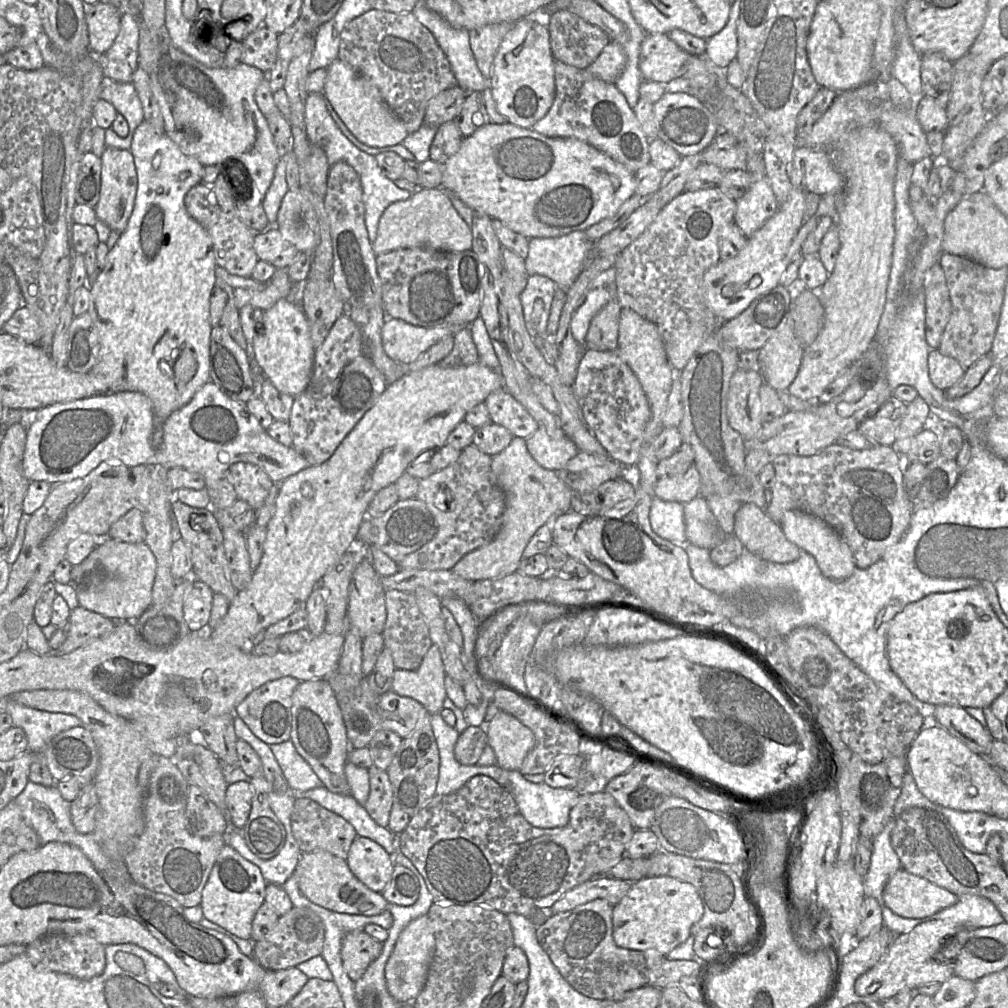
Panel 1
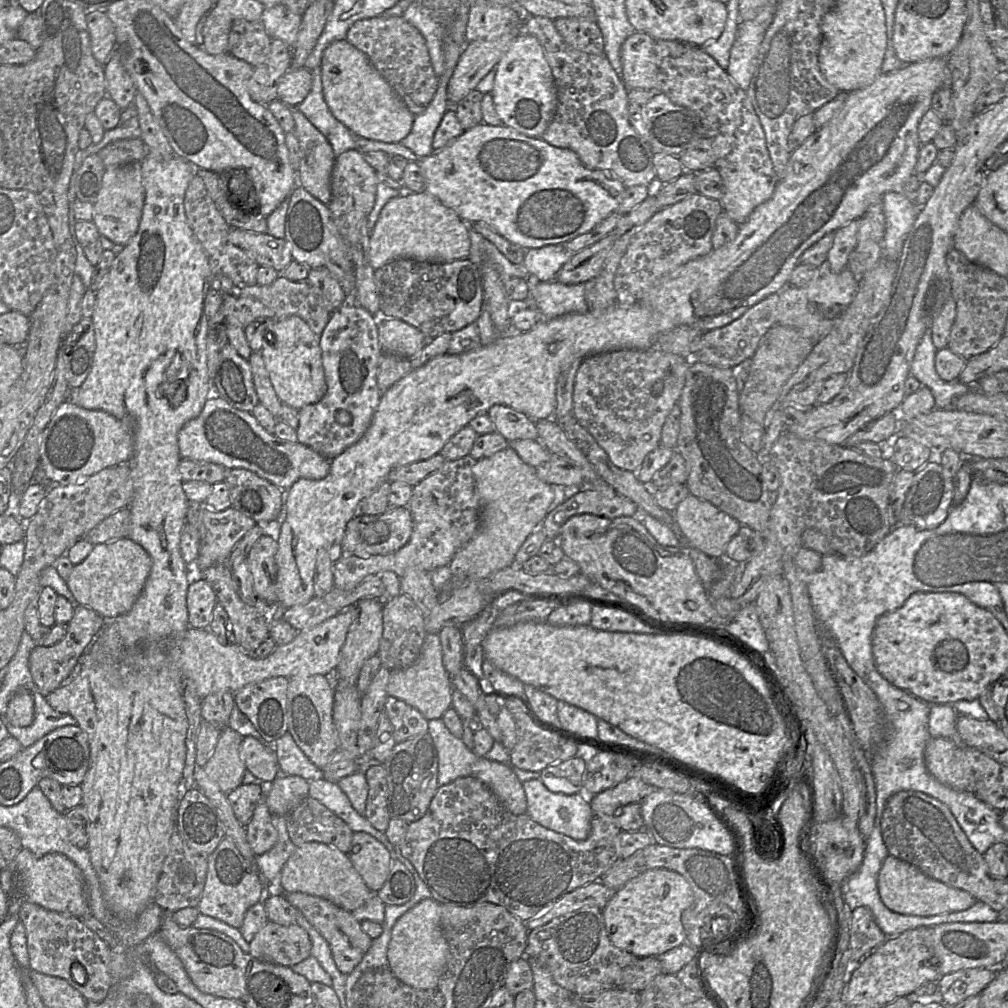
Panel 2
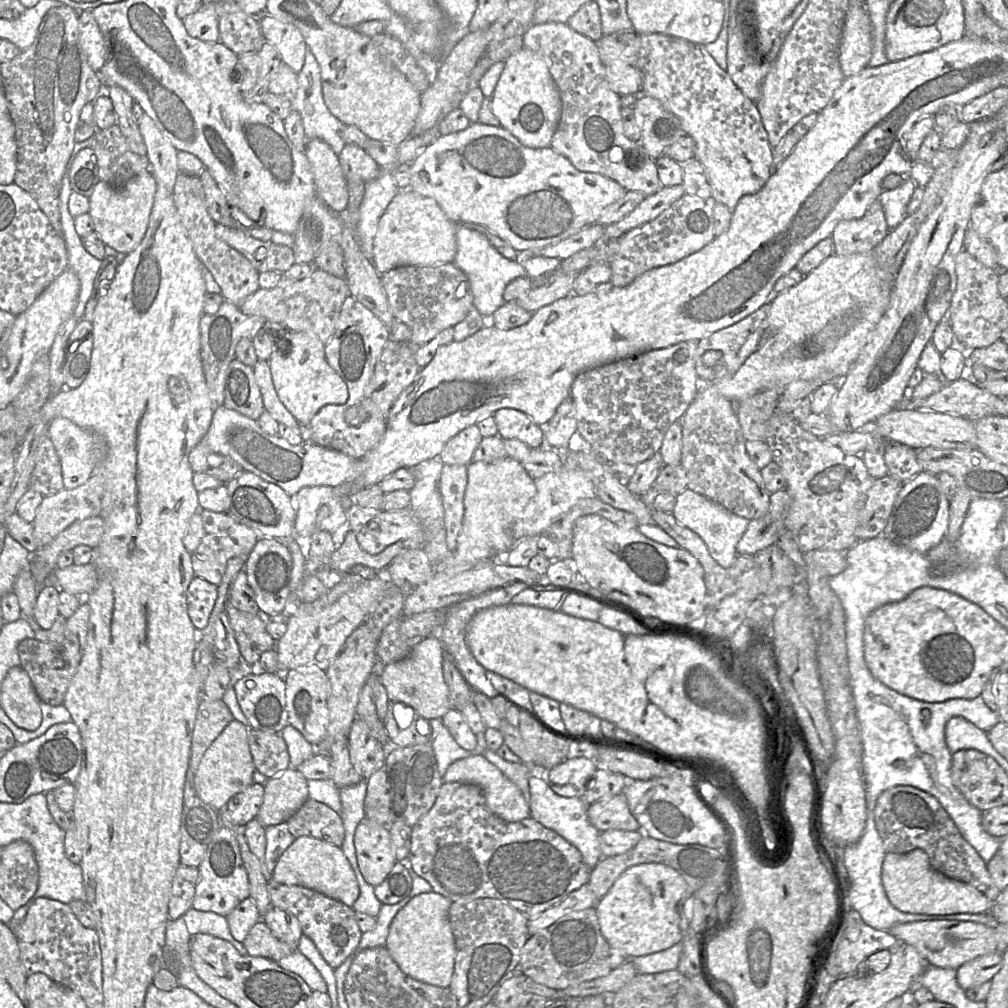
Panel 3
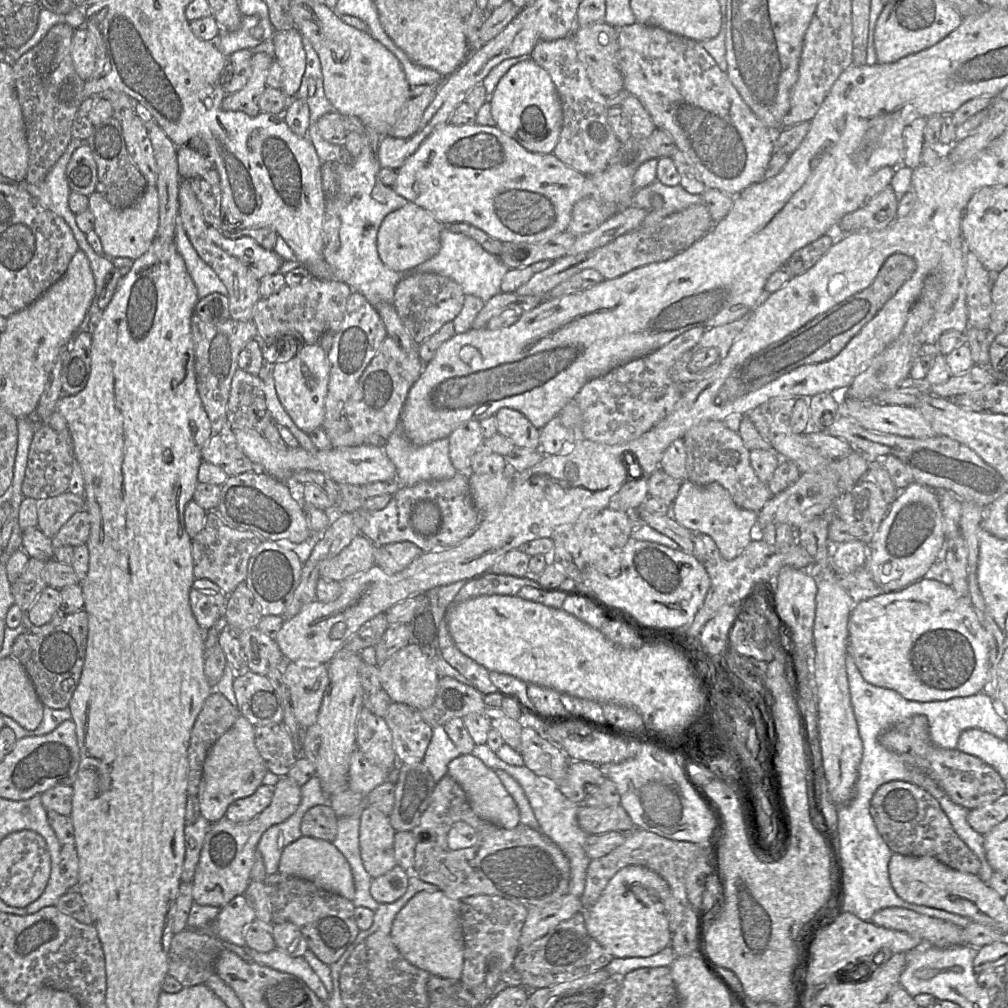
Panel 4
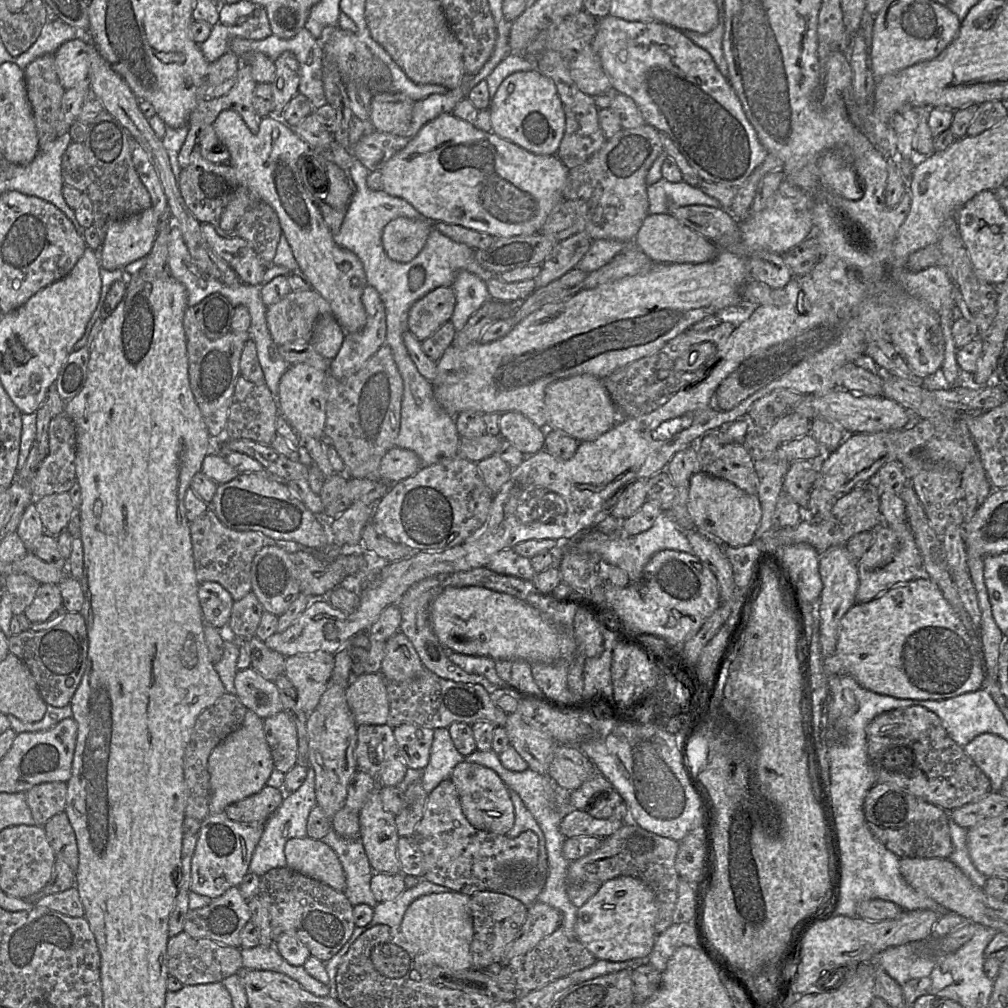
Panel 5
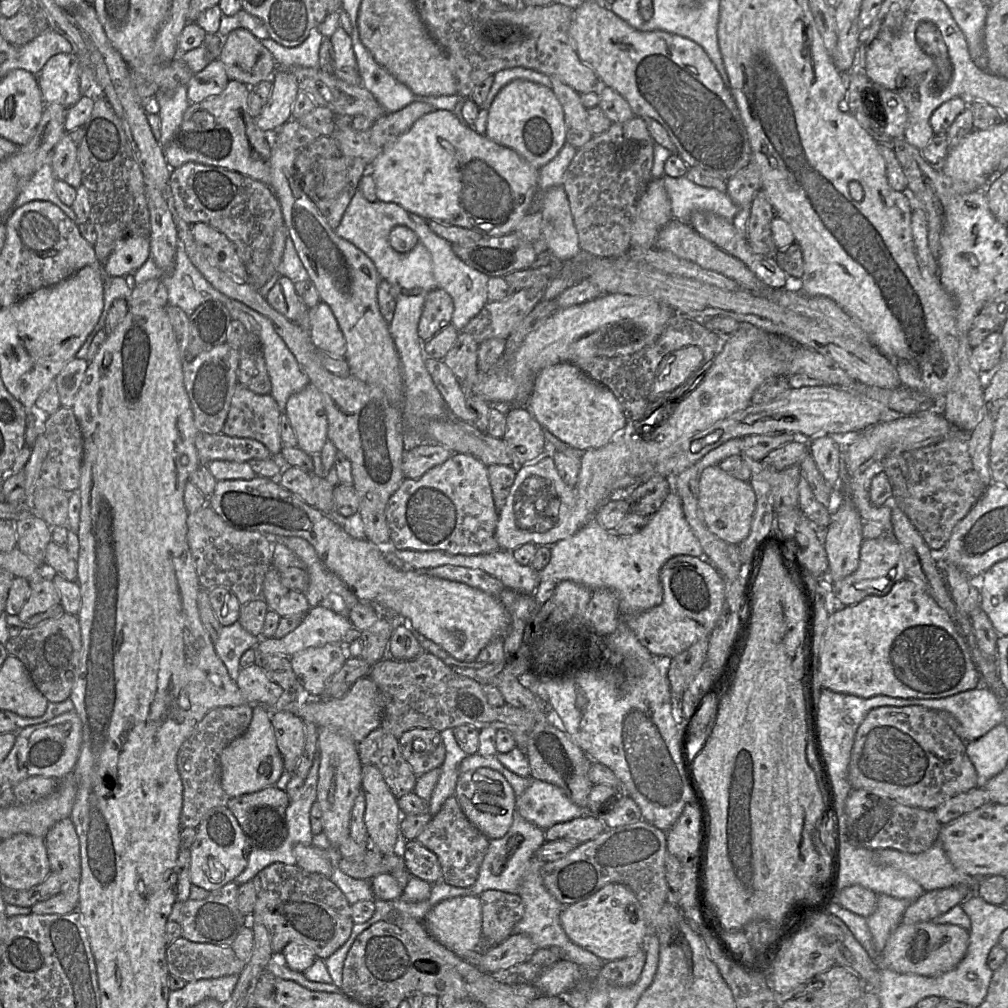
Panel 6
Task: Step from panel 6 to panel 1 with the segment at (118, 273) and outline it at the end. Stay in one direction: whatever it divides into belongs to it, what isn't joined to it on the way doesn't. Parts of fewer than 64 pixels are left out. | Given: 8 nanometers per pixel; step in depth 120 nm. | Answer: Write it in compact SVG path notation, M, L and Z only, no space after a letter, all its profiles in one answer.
M106 147L102 156L101 191L95 206L97 219L104 222L111 230L120 233L127 228L134 209L138 188L138 176L134 156L130 150Z

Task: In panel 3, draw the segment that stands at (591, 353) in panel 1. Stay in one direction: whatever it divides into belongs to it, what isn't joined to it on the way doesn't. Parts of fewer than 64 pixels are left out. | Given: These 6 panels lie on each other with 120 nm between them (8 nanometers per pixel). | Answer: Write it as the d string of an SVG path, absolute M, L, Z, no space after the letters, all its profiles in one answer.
M681 341L580 372L571 386L577 433L582 440L580 449L593 450L602 462L616 468L633 469L639 463L657 455L669 426L681 421L699 391L700 380L694 361L697 342Z

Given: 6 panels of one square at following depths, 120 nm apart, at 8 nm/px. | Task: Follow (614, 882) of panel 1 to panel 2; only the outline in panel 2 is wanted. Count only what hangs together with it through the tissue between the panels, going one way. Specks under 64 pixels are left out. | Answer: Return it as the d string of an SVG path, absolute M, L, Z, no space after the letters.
M600 881L589 883L567 893L542 914L524 922L526 923L528 931L531 931L534 928L547 924L554 918L584 907L598 907L603 909L614 896L615 891L606 887Z

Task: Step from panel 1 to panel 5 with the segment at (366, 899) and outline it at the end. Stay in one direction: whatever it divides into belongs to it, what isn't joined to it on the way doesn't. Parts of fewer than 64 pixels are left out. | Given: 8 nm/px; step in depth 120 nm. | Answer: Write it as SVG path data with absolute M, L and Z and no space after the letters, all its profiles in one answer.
M292 838L284 847L286 867L344 892L346 878L334 850L321 840Z

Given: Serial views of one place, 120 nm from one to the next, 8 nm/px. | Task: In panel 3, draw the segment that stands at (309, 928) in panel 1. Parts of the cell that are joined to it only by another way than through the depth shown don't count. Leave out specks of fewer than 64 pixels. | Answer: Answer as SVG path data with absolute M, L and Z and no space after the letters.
M262 919L250 929L242 944L248 956L263 957L275 962L294 952L289 945L271 933Z

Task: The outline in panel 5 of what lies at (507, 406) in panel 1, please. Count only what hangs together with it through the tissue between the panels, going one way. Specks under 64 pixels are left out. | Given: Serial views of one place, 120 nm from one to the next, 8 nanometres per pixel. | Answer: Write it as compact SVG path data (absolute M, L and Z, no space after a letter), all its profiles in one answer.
M515 411L500 414L500 436L526 456L544 449L545 428L536 426L525 415Z

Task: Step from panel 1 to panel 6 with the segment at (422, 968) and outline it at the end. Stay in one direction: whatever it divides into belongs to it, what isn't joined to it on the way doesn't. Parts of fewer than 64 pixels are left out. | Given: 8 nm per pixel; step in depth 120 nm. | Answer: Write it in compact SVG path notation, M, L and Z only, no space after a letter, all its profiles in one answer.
M457 896L437 903L425 916L430 934L443 946L462 957L482 946L482 911L478 896Z

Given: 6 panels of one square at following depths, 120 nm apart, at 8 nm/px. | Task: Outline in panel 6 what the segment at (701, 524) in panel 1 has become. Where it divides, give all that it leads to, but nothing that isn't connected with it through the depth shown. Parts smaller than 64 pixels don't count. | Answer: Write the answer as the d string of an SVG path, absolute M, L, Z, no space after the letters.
M718 466L707 467L699 476L697 503L702 521L718 538L734 545L746 539L756 505L755 493L749 482L732 477Z

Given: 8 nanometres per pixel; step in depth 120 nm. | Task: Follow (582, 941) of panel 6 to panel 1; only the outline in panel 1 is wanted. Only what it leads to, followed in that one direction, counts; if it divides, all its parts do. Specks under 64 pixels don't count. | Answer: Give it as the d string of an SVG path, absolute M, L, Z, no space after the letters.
M669 876L647 877L631 883L628 893L613 906L615 944L629 950L655 949L663 955L668 955L688 939L691 927L704 914L696 888L690 883Z

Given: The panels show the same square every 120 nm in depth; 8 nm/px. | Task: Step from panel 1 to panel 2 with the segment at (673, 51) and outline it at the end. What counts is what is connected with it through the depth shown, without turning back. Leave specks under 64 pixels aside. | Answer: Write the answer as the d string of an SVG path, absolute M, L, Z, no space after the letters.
M635 32L621 46L622 73L621 80L628 90L656 88L658 82L658 59L655 55L656 40L643 32Z

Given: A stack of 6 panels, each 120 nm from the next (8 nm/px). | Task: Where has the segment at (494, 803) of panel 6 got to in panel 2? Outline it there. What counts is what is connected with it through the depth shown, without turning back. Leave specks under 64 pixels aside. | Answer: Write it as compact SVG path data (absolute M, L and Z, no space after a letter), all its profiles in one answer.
M478 758L472 766L470 776L484 783L510 813L514 815L526 813L527 803L523 786L510 763Z

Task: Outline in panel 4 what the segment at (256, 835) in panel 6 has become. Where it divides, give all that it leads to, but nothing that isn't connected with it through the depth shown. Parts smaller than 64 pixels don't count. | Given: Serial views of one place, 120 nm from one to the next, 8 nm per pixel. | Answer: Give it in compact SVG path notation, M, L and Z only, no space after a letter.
M260 785L251 796L235 800L228 806L224 818L237 824L251 821L271 803L273 788Z

